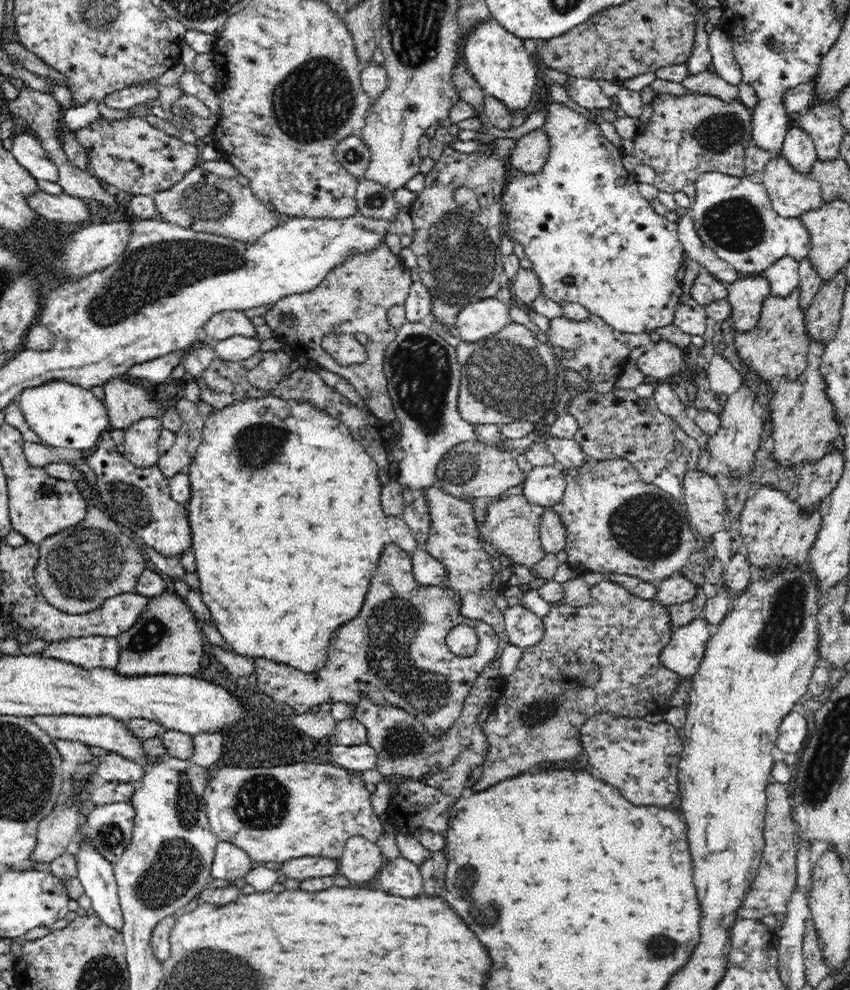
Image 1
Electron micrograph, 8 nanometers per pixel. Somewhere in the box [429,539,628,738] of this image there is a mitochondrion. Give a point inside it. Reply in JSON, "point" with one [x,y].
{"point":[536,714]}

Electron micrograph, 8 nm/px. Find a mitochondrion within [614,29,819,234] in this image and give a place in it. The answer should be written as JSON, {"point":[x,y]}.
{"point":[719,135]}

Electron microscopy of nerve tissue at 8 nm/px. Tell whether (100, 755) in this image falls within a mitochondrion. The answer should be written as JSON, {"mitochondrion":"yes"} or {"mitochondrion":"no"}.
{"mitochondrion":"no"}

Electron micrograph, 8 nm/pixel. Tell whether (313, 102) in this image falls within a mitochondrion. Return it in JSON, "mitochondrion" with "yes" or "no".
{"mitochondrion":"yes"}

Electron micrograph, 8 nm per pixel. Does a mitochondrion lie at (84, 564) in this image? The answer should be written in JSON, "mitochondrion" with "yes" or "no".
{"mitochondrion":"yes"}

